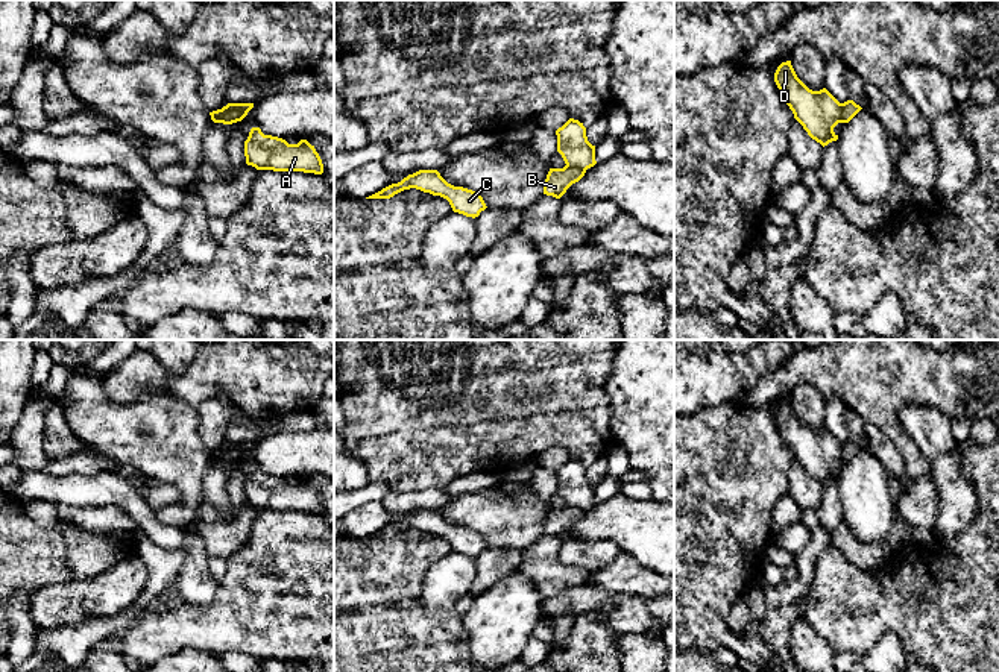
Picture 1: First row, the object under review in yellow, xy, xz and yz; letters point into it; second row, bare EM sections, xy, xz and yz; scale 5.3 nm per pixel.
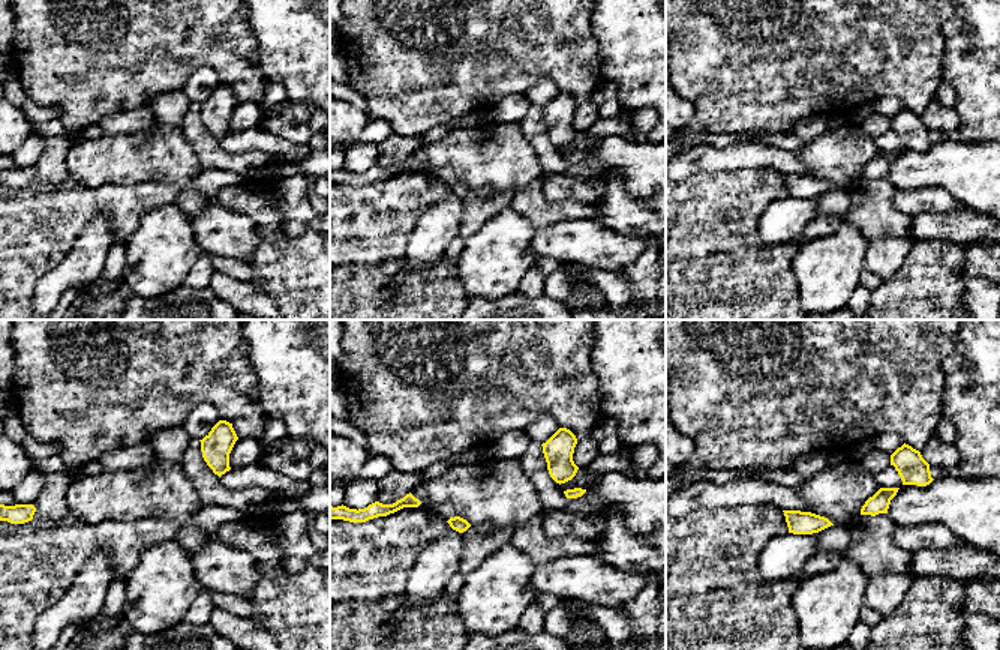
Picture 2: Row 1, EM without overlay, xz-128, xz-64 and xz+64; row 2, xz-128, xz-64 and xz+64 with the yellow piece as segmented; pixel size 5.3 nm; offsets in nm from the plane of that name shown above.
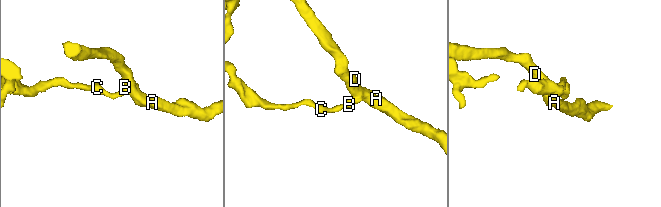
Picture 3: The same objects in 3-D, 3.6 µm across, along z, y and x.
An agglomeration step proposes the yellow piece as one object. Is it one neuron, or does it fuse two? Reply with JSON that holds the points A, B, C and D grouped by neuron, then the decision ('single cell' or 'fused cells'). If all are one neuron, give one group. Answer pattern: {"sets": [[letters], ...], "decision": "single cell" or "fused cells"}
{"sets": [["A", "D"], ["B", "C"]], "decision": "fused cells"}

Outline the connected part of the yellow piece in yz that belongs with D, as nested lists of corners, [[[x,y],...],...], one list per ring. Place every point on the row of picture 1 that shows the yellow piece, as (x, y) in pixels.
[[[791,61],[782,62],[774,82],[783,102],[789,106],[794,118],[803,126],[808,135],[823,147],[838,140],[834,127],[841,123],[843,103],[826,88],[809,89],[796,74]]]

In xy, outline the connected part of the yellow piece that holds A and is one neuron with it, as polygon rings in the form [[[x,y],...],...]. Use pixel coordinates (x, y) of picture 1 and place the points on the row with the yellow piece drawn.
[[[252,127],[244,141],[246,164],[257,170],[323,173],[323,164],[307,140],[288,144],[285,140],[264,135],[260,127]]]

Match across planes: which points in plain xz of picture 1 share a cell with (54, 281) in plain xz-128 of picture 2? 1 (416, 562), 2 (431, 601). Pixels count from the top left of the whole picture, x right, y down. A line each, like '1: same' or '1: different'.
1: different
2: same

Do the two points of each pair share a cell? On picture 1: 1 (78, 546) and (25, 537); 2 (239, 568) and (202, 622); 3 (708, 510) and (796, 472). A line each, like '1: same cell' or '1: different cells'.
1: different cells
2: same cell
3: different cells

